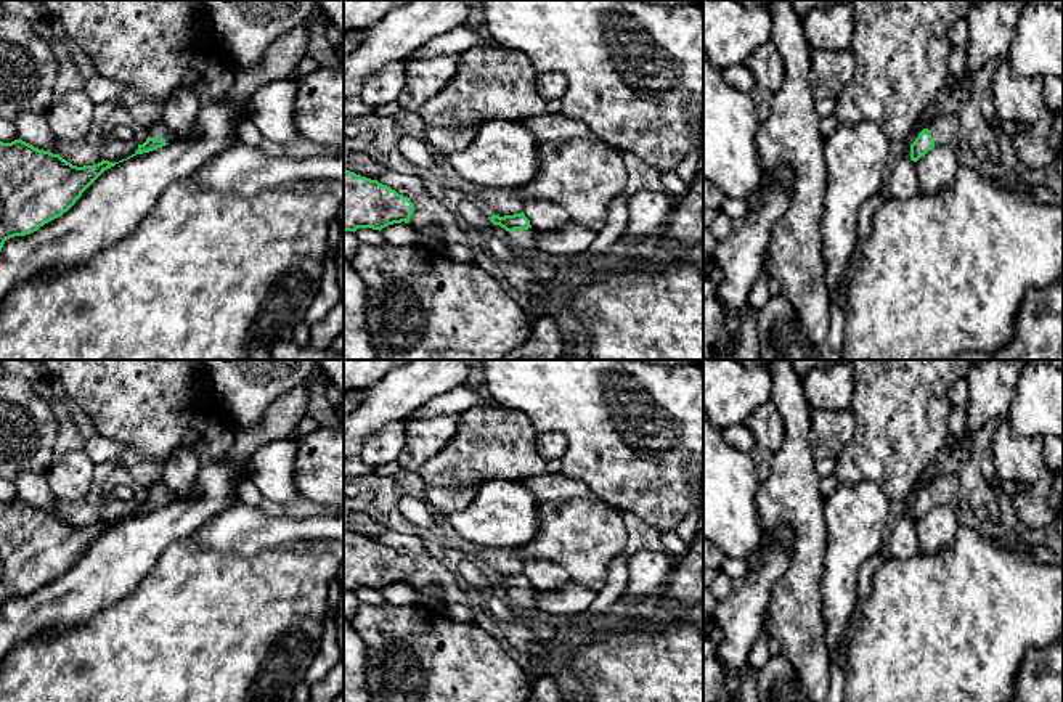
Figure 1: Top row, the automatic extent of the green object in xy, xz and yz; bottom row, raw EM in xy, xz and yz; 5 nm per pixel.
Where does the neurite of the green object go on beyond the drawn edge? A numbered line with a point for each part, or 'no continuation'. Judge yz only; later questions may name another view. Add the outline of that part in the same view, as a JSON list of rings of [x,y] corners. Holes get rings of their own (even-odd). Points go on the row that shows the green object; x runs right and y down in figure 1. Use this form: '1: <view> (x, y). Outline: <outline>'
1: yz (944, 127). Outline: [[[946,112],[938,116],[930,125],[928,130],[935,140],[935,145],[949,145],[954,138],[959,137],[960,119],[957,112]]]

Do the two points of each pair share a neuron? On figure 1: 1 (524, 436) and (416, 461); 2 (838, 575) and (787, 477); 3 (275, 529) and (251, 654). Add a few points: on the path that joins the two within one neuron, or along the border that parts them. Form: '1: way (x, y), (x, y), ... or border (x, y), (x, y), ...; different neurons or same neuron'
1: border (455, 432), (419, 471); different neurons
2: border (824, 513), (826, 550), (824, 574), (819, 587); different neurons
3: border (309, 540), (267, 546), (254, 555), (235, 553); different neurons

